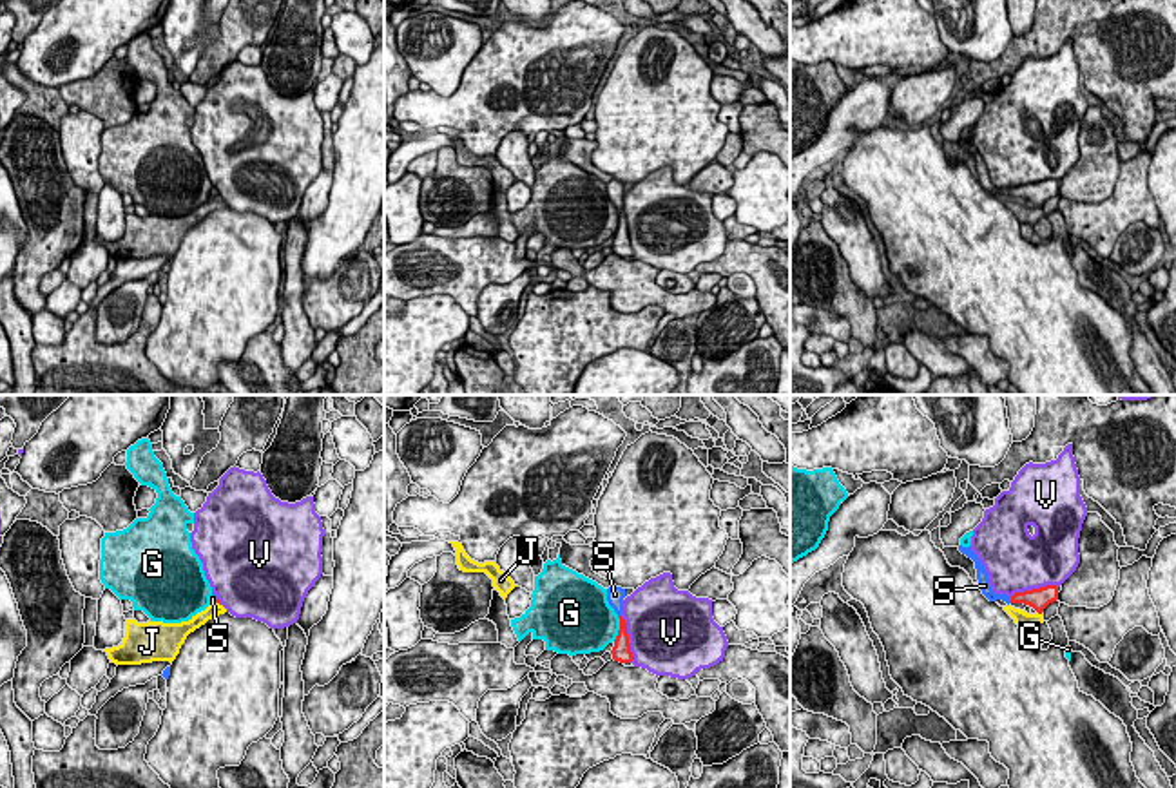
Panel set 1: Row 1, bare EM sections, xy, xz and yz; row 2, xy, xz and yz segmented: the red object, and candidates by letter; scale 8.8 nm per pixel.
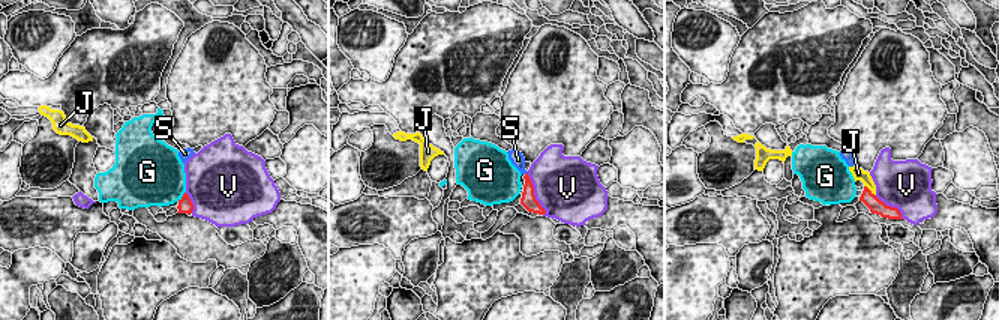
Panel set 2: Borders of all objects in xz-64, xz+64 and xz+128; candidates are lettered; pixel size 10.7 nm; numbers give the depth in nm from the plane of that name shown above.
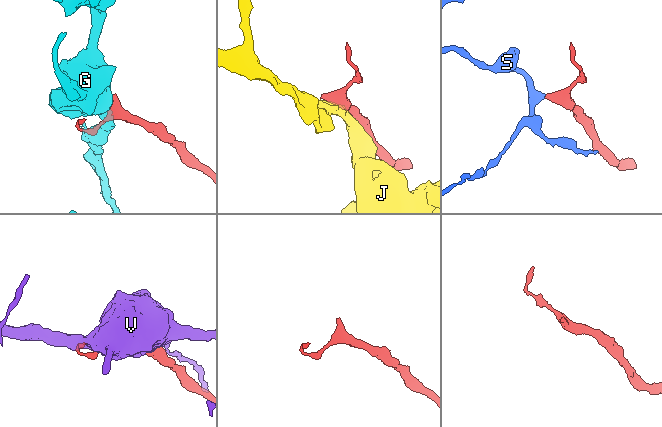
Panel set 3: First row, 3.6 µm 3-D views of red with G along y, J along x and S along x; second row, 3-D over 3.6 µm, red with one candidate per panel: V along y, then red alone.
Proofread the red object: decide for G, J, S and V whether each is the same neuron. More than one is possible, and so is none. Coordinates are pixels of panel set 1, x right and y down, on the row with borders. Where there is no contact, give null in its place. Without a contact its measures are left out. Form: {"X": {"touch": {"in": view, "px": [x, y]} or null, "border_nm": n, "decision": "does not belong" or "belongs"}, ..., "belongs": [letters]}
{"G": {"touch": {"in": "xz", "px": [620, 629]}, "border_nm": 220, "decision": "does not belong"}, "J": {"touch": {"in": "yz", "px": [1039, 613]}, "border_nm": 60, "decision": "does not belong"}, "S": {"touch": {"in": "yz", "px": [1012, 600]}, "border_nm": 70, "decision": "belongs"}, "V": {"touch": {"in": "xz", "px": [627, 640]}, "border_nm": 420, "decision": "does not belong"}, "belongs": ["S"]}

